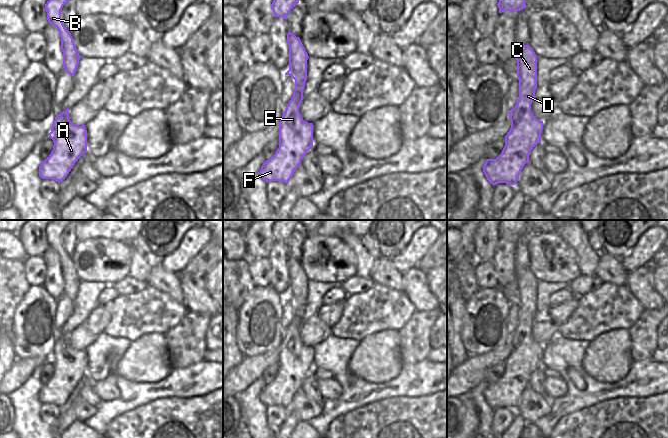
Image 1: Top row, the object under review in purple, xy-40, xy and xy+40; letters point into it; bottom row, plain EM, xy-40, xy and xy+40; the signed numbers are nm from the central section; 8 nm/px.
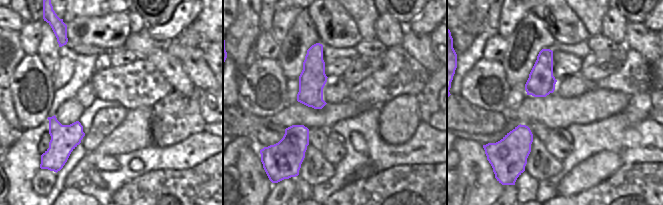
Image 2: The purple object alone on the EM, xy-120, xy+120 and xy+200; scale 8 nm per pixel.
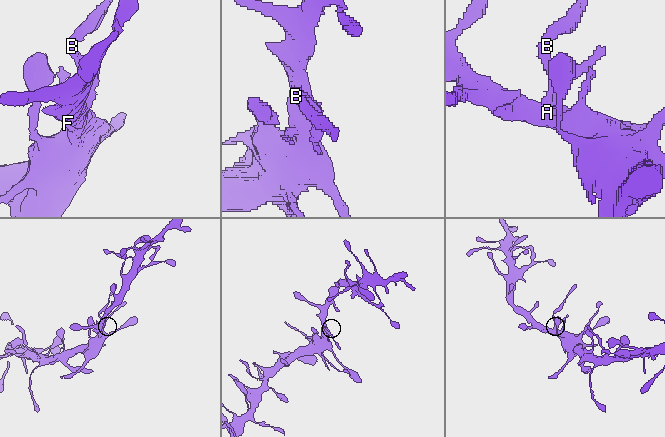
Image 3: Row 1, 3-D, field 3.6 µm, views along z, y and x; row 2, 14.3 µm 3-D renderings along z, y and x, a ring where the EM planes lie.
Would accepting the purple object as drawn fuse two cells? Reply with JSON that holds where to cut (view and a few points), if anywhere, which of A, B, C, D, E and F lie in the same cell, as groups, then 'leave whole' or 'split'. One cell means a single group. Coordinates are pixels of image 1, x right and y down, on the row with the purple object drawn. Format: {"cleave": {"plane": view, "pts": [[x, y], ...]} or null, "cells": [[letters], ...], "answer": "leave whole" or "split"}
{"cleave": null, "cells": [["A", "B", "C", "D", "E", "F"]], "answer": "leave whole"}

